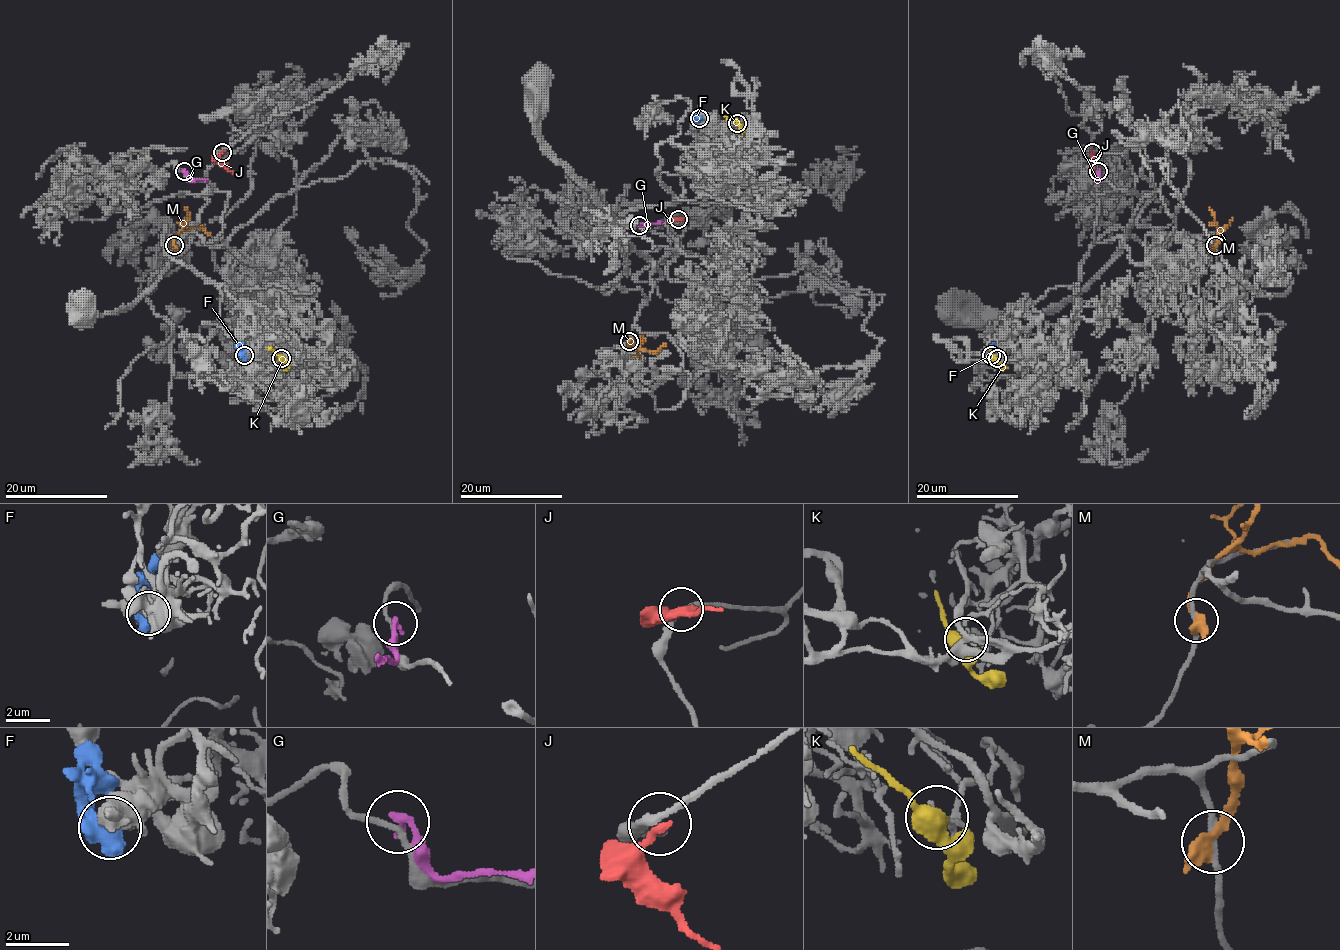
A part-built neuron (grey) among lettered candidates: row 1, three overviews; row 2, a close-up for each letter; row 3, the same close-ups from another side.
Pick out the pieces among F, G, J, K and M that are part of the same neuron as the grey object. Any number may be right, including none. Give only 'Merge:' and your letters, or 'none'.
Merge: K

